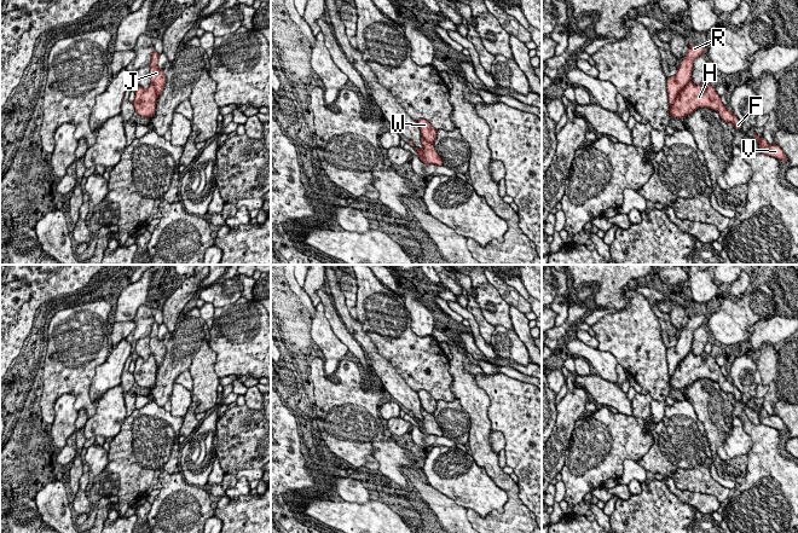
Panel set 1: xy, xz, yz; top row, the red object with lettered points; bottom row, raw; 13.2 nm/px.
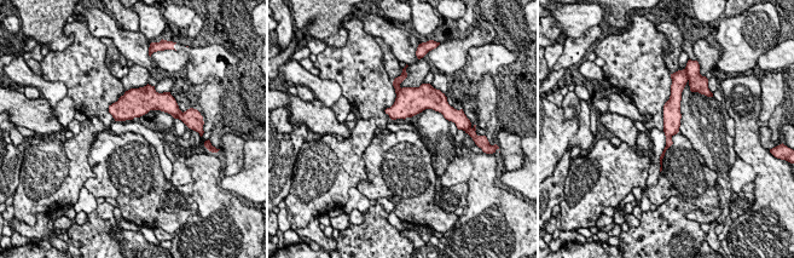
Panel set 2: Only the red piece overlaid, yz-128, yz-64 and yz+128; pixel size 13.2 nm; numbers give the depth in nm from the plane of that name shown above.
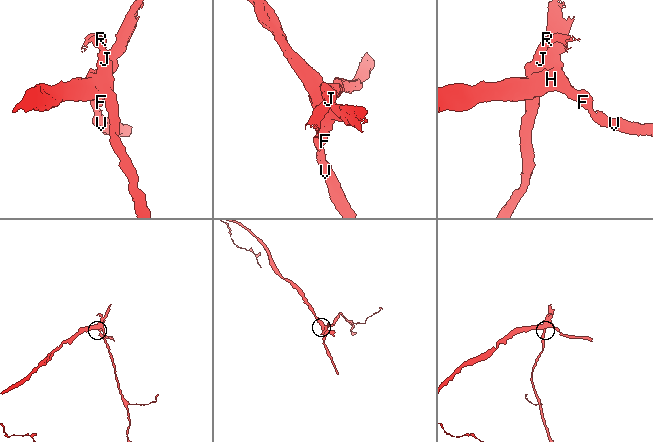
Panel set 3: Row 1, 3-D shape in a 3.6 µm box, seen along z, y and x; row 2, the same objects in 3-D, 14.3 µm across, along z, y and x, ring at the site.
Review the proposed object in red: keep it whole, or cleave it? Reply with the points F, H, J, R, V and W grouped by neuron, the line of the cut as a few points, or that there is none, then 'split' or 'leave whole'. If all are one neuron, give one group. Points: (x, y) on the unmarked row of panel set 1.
F H V / J R W; cut in yz along (689, 351), (670, 378); split

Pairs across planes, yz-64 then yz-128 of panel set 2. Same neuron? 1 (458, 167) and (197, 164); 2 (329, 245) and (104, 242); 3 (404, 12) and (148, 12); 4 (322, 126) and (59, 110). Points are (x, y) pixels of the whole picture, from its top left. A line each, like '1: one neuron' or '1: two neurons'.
1: two neurons
2: two neurons
3: two neurons
4: two neurons

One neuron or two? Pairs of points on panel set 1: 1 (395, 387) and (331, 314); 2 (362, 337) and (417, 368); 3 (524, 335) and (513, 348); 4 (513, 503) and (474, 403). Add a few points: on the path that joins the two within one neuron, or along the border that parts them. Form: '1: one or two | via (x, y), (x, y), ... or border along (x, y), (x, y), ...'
1: two | border along (346, 328), (365, 352)
2: two | border along (357, 319), (376, 351), (392, 364)
3: two | border along (513, 330), (524, 343), (528, 354)
4: one | via (501, 478), (481, 452), (479, 428)

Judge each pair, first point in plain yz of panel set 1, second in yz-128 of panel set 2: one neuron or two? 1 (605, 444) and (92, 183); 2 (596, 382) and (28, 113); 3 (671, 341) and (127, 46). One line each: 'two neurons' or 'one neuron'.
1: two neurons
2: one neuron
3: two neurons

